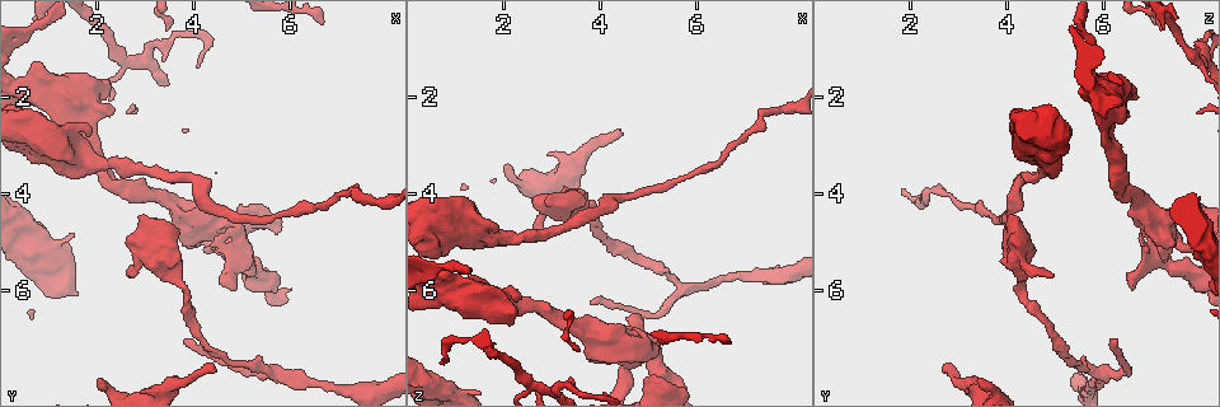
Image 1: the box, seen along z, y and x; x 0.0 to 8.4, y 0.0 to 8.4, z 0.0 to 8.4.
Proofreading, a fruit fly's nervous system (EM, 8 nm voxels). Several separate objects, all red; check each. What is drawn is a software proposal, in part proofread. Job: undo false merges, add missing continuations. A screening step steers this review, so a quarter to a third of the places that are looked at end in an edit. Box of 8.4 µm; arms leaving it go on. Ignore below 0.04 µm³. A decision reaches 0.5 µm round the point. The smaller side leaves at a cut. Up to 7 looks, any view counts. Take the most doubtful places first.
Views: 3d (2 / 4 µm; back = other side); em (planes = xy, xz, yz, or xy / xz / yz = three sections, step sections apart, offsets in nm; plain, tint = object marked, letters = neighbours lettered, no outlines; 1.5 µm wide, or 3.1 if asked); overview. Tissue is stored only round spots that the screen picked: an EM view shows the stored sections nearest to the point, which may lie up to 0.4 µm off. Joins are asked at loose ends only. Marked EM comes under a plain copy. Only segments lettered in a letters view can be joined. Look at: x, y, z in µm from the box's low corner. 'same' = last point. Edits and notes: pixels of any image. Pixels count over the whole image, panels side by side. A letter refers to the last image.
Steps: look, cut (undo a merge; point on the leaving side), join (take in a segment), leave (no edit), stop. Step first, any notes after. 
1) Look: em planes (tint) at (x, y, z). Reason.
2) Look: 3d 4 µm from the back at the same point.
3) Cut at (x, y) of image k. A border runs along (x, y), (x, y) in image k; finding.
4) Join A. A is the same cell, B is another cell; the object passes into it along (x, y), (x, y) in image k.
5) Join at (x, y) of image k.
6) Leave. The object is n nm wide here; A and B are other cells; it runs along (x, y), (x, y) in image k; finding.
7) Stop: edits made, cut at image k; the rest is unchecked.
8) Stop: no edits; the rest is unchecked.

Look: em planes (letters) at (4.40, 7.65, 2.70). Free end.

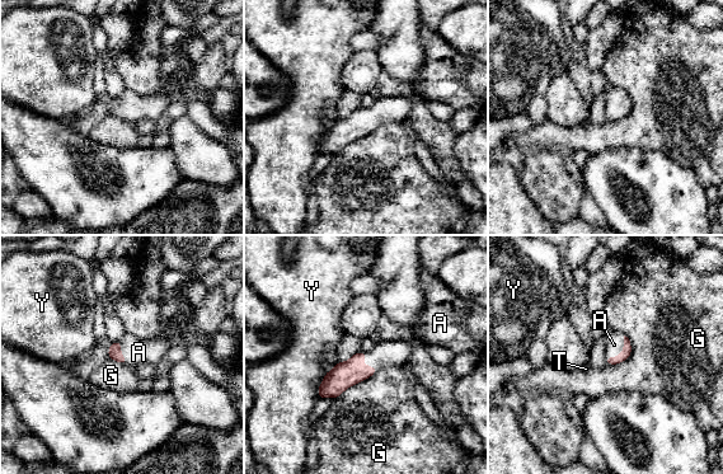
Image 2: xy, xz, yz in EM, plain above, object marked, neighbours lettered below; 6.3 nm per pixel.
Join A. A is the same cell, G, T and Y are other cells; the object passes into it along (625, 353), (620, 352), (614, 345) in image 2; it goes on there.

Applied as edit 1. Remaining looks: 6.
Look: overview.

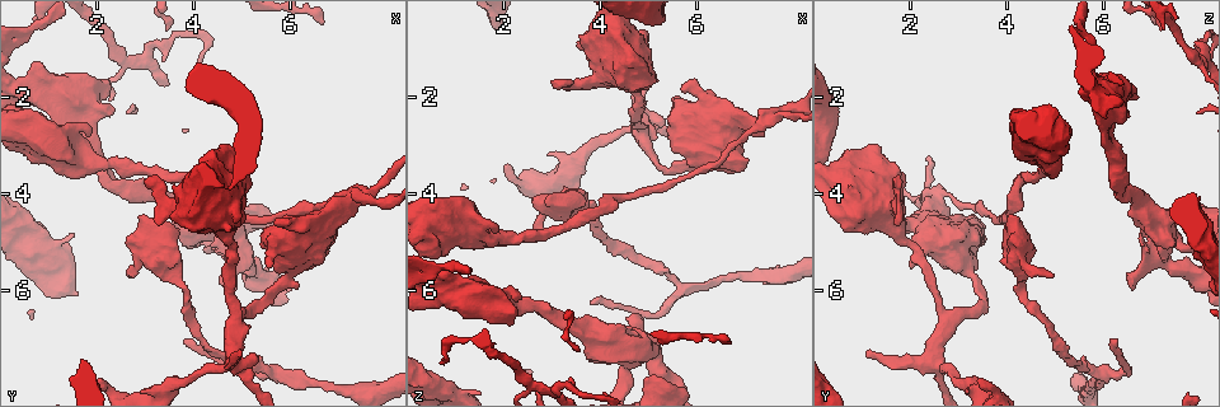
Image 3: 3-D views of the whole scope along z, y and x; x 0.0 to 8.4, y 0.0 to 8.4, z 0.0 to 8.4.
Look: em xz step 8 (letters) at (2.05, 7.85, 3.35). Branch stops here.

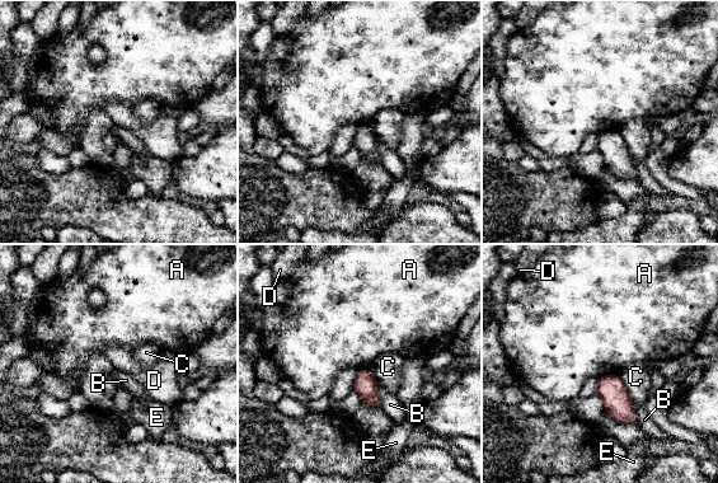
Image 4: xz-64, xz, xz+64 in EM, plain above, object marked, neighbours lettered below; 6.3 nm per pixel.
Look: em planes (letters) at the same point.

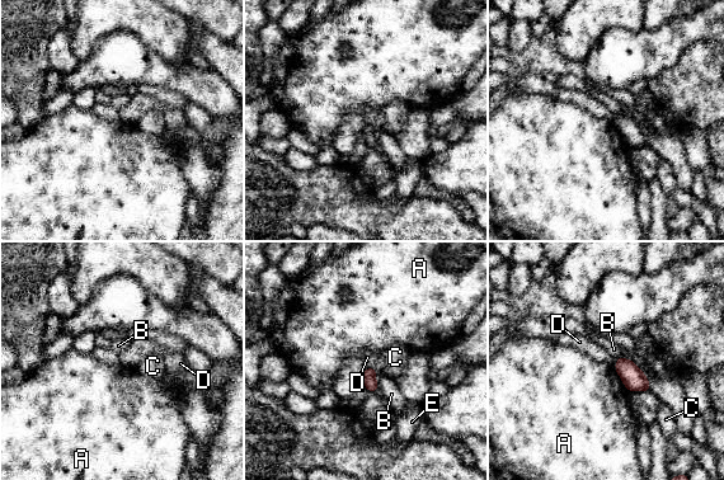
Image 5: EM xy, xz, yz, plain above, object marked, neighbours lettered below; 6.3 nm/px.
Leave. The longest contact is with A, 190 nm; A, B, C, D and E are other cells; a border runs along (366, 367), (374, 367), (377, 371) in image 5; no lettered segment goes on from it.

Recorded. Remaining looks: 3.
Look: em planes (letters) at (4.80, 6.00, 6.55). Free end.

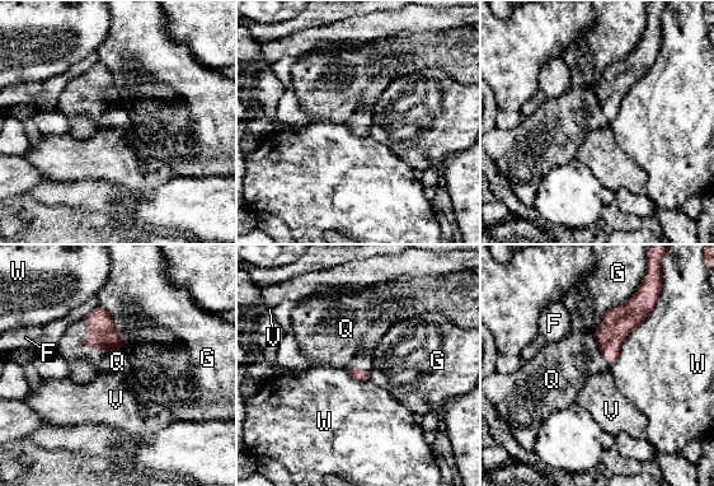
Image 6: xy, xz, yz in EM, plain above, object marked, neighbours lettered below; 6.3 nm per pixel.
Join Q. Q is the same cell, F, G, V and W are other cells; the object passes into it along (101, 333), (106, 353), (117, 361) in image 6; the cell continues.

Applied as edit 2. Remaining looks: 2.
Stop: edits made, join at image 2, join at image 6; the rest is unchecked.

